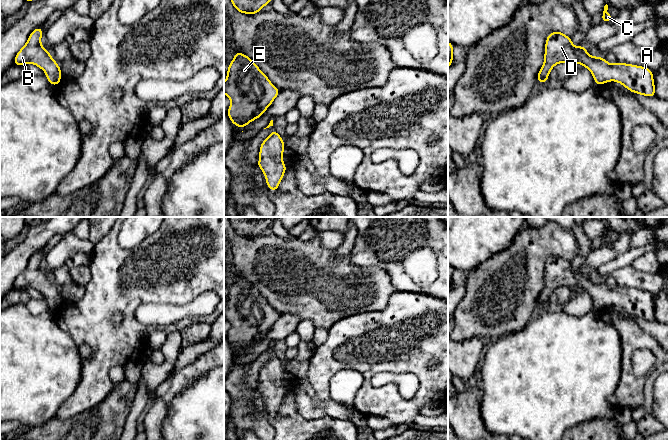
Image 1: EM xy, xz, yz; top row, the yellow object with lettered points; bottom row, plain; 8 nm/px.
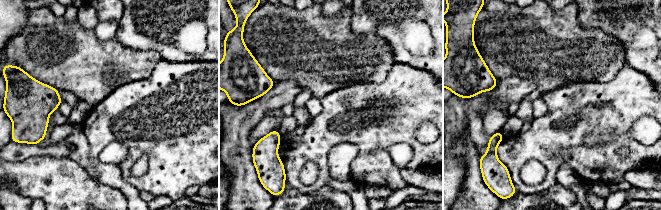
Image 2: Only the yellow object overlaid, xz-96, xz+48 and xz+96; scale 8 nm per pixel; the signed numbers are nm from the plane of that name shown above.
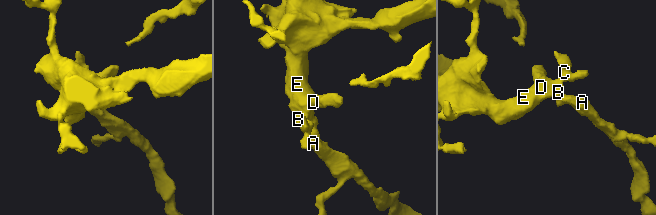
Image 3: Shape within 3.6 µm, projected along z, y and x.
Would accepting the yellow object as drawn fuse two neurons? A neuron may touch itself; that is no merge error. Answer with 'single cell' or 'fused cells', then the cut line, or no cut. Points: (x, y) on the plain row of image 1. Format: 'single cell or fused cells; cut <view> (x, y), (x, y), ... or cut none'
single cell; cut none

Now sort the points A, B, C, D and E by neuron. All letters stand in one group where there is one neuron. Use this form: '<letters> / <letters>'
A B C D E

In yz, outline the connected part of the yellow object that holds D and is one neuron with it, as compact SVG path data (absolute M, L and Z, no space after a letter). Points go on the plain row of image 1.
M553 255L546 262L544 287L538 296L537 306L547 307L550 295L558 287L580 287L590 294L596 309L615 305L633 317L656 320L653 295L649 292L623 286L610 288L598 279L592 281L583 269L574 270L571 261Z

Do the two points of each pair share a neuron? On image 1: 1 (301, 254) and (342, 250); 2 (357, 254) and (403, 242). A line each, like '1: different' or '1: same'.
1: different
2: same

